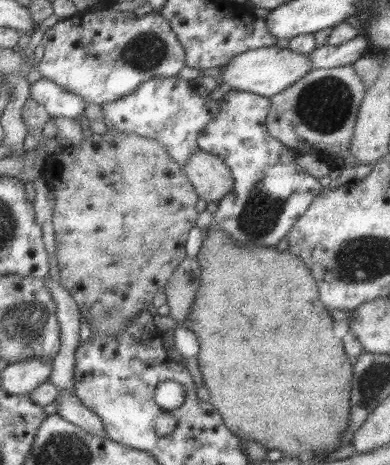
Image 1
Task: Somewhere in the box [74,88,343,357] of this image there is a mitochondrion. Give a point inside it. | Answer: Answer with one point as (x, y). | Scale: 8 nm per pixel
(259, 215)

